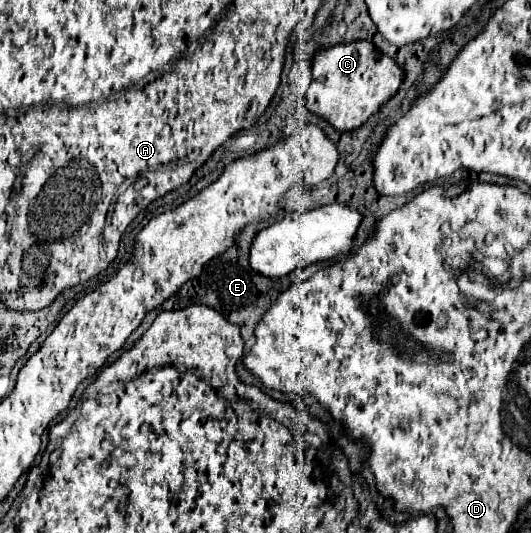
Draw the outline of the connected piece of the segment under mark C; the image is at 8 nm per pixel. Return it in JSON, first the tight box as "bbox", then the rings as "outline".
{"bbox":[305,40,403,132],"outline":[[[367,40],[341,42],[317,50],[311,58],[311,74],[313,80],[305,94],[305,108],[325,118],[341,132],[363,126],[391,96],[395,96],[399,84],[403,82],[403,70]]]}

